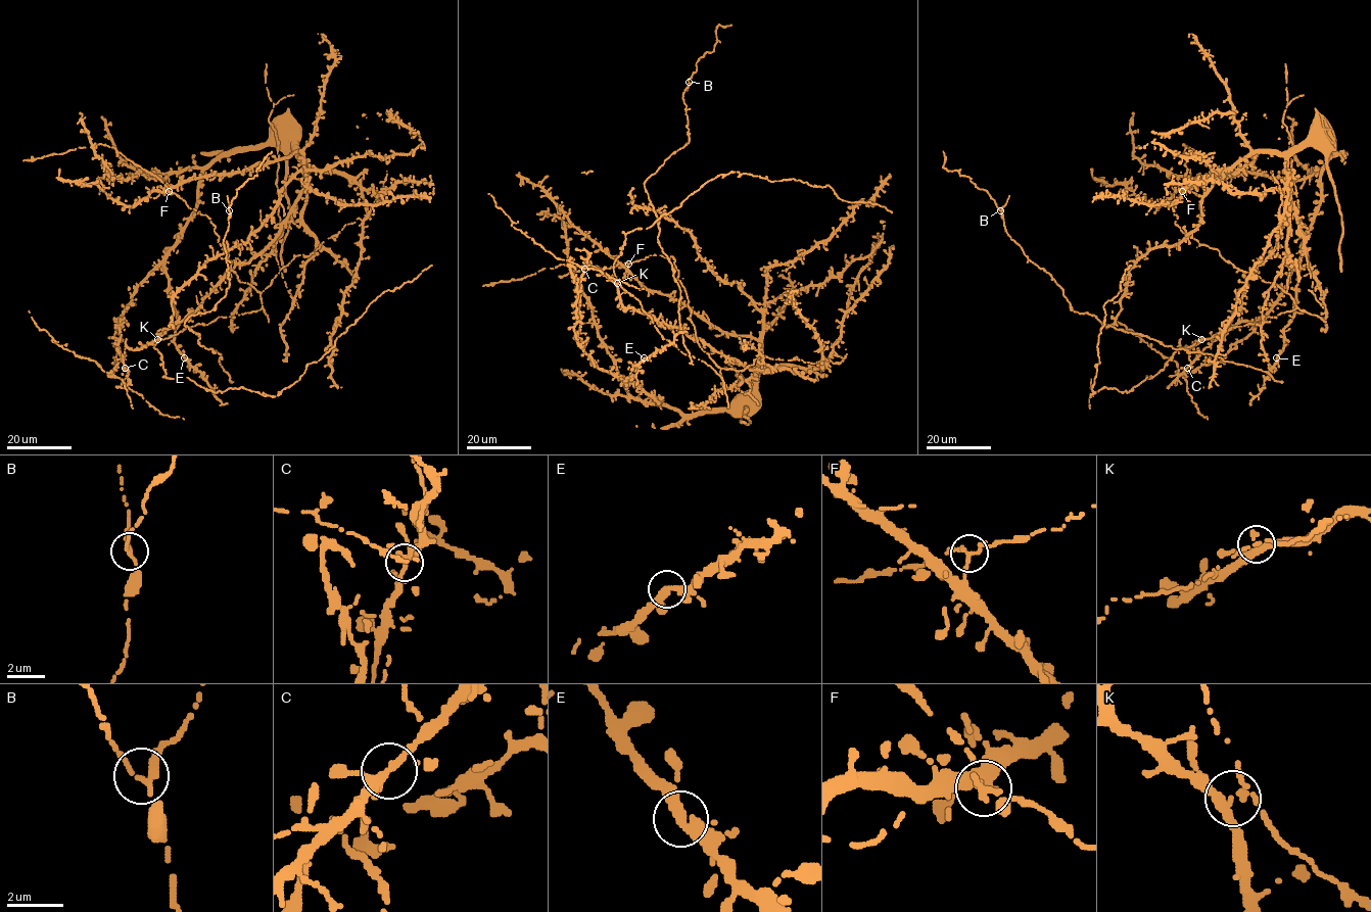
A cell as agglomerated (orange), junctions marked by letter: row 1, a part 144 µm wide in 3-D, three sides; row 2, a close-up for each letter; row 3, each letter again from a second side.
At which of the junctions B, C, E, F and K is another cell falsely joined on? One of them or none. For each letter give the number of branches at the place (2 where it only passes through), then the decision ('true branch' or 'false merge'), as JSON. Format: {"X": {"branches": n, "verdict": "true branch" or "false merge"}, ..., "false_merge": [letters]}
{"B": {"branches": 3, "verdict": "true branch"}, "C": {"branches": 3, "verdict": "true branch"}, "E": {"branches": 3, "verdict": "true branch"}, "F": {"branches": 3, "verdict": "true branch"}, "K": {"branches": 3, "verdict": "true branch"}, "false_merge": []}

